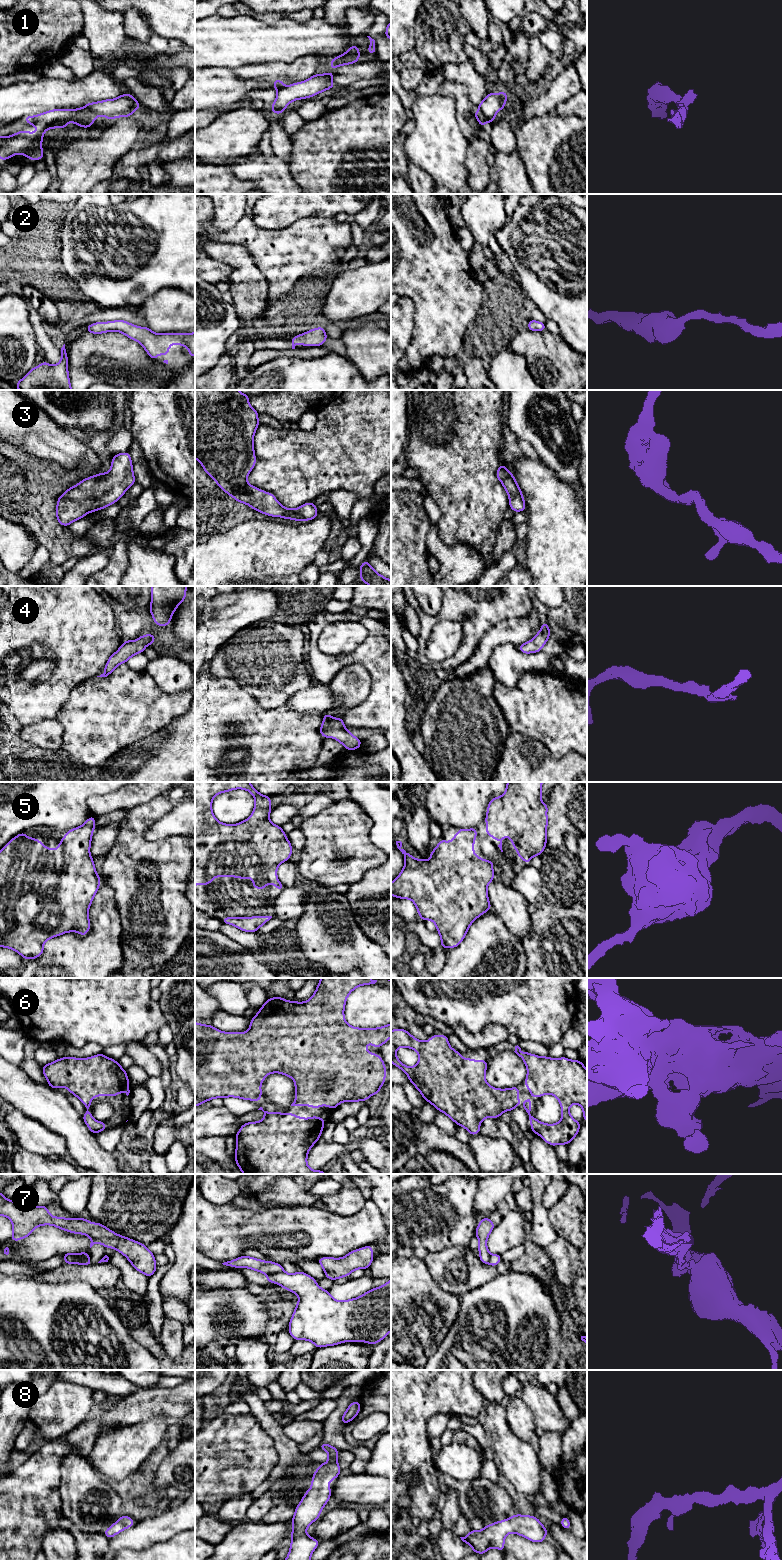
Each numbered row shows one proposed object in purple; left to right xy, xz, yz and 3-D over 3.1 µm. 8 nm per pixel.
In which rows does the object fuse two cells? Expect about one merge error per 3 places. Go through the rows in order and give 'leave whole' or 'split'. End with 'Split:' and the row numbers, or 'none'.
1: split
2: leave whole
3: leave whole
4: leave whole
5: leave whole
6: leave whole
7: split
8: leave whole
Split: 1, 7

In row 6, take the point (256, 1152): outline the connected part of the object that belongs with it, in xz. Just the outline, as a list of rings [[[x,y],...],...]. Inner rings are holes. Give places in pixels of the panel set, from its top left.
[[[262,1107],[258,1110],[264,1112],[263,1120],[244,1123],[235,1135],[236,1151],[234,1158],[243,1174],[326,1174],[323,1170],[312,1170],[307,1164],[308,1152],[322,1134],[325,1123],[324,1117],[302,1118],[291,1112],[284,1114],[264,1111]]]

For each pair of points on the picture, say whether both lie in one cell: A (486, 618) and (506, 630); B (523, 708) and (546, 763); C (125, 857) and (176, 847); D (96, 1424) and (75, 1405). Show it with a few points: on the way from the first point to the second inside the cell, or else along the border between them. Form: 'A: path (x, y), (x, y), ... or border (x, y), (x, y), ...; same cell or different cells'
A: border (519, 618), (500, 620), (479, 640); different cells
B: border (514, 732), (539, 740), (554, 755); different cells
C: path (138, 857), (163, 856); same cell
D: border (85, 1419), (67, 1434); different cells

